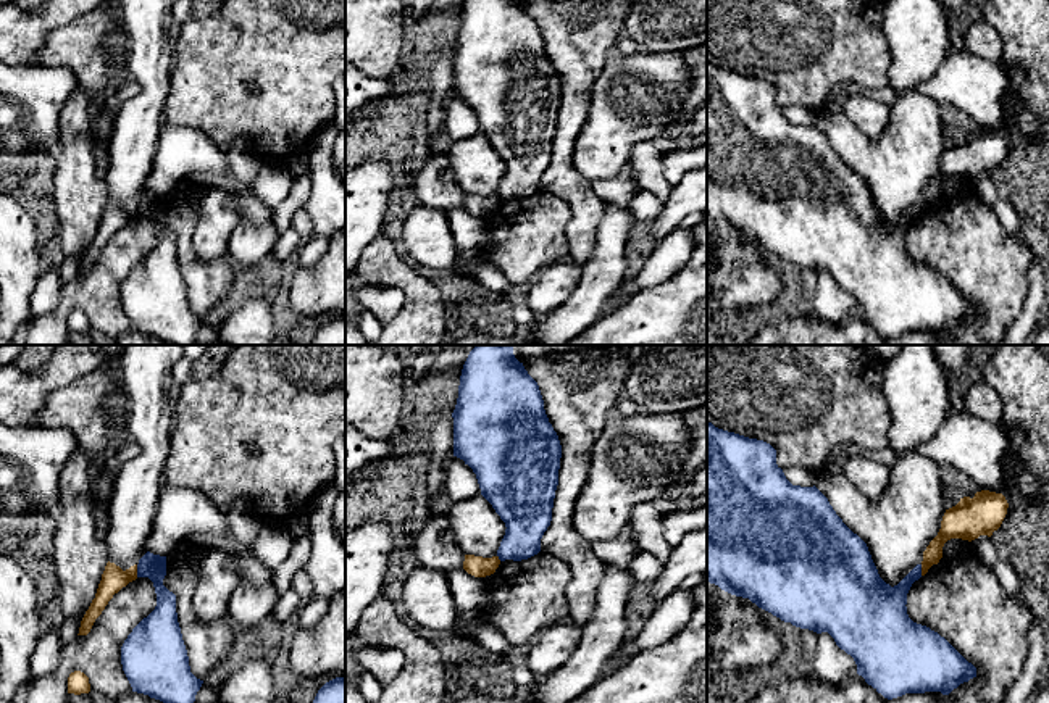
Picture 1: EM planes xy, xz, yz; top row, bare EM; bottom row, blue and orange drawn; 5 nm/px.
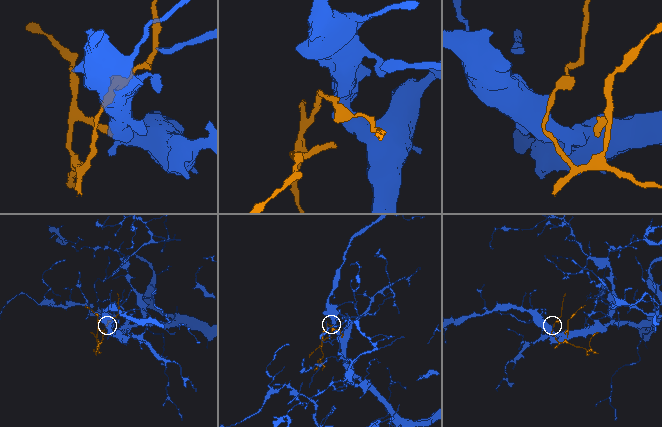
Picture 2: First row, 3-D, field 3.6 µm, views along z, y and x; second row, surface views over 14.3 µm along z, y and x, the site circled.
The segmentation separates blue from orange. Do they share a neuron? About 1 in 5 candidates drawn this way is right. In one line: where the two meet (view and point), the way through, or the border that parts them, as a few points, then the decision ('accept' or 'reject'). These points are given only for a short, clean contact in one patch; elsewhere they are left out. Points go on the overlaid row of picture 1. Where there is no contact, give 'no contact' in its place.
xy (137, 571) | along xy (136, 565), (137, 576) | reject

